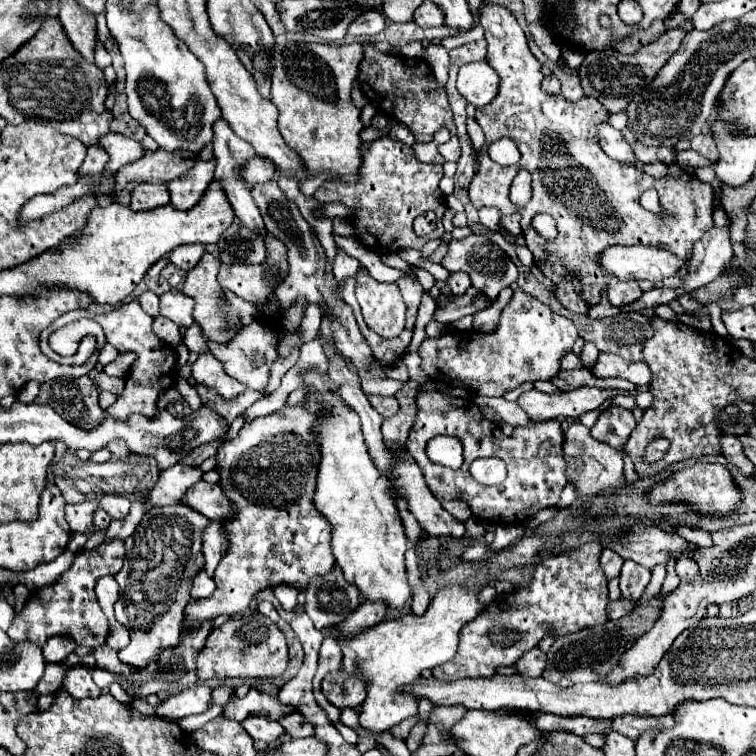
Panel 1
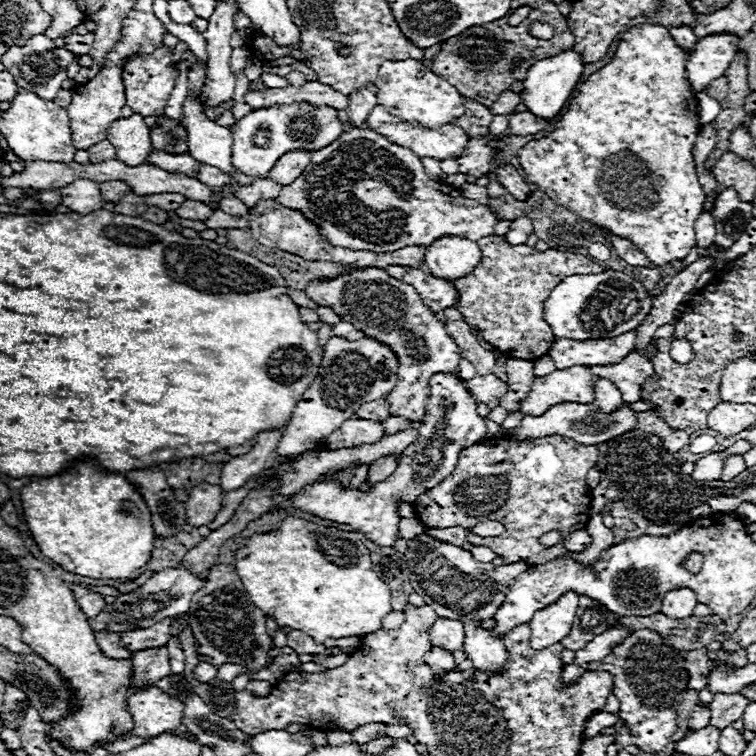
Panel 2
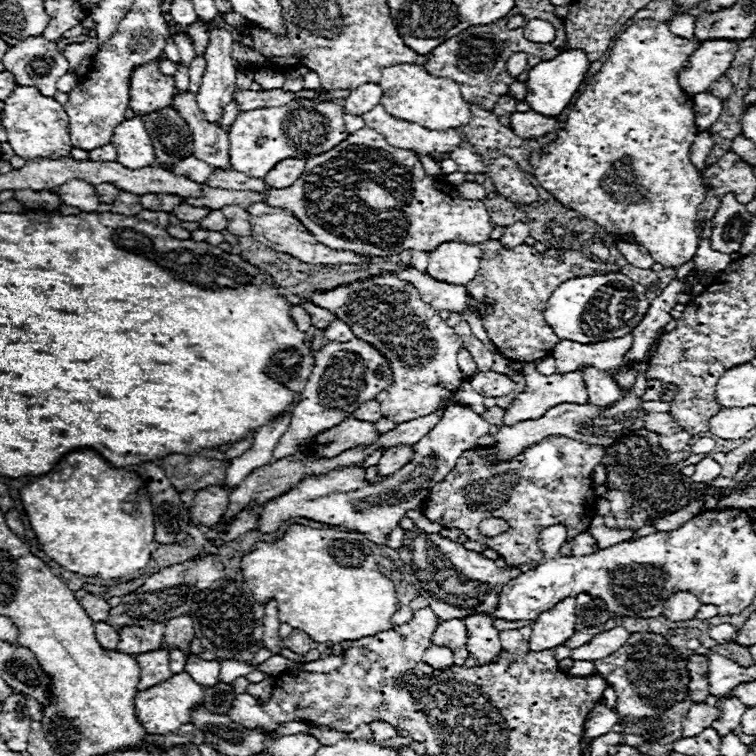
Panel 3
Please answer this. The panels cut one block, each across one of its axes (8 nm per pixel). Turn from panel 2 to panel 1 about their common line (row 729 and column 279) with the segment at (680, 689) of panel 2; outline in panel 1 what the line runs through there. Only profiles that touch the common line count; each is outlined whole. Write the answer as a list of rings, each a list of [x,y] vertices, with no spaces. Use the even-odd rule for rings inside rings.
[[[262,616],[262,620],[228,620],[212,630],[204,650],[198,654],[198,678],[280,678],[288,664],[284,632]]]

